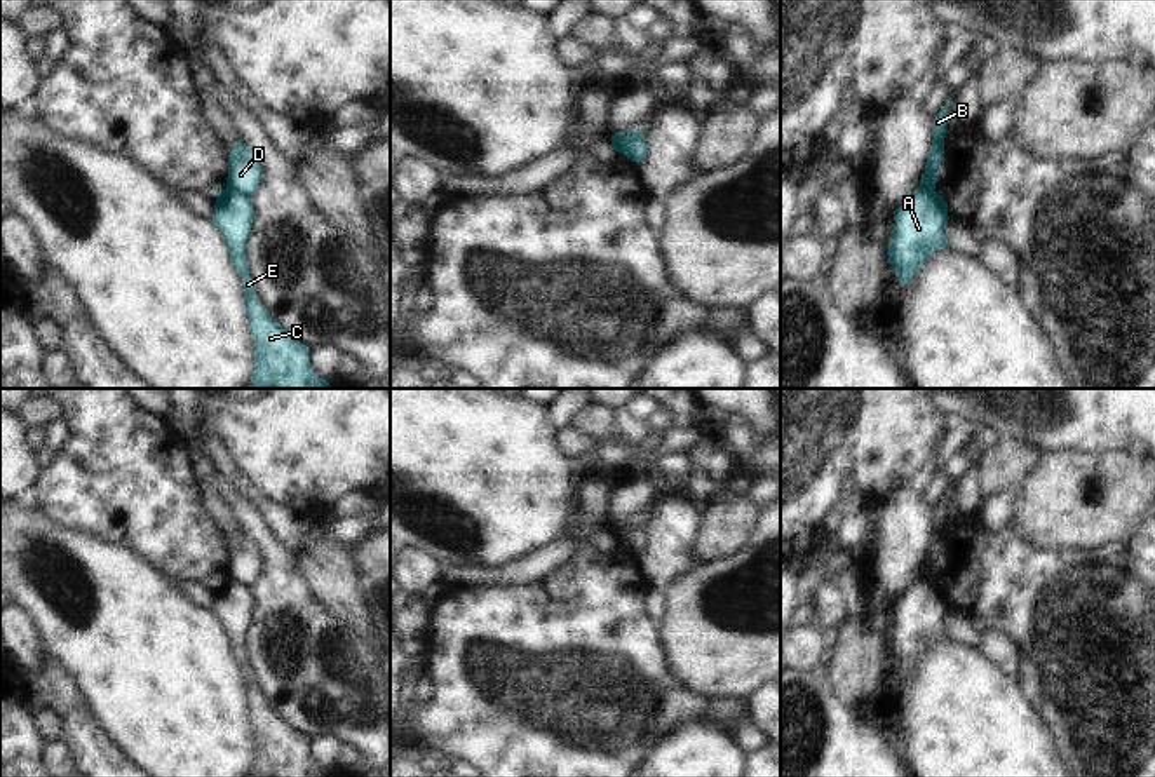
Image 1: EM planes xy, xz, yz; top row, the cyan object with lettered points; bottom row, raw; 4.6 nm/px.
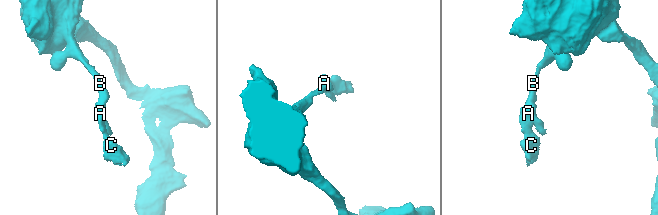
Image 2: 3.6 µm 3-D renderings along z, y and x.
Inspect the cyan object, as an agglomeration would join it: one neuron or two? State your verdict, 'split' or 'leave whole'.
split

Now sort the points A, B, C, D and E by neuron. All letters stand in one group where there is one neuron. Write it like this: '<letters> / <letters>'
A C E / B D

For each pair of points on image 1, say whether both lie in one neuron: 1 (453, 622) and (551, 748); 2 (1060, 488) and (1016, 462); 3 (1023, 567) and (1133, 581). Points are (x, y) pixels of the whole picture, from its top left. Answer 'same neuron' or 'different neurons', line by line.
1: same neuron
2: different neurons
3: same neuron

